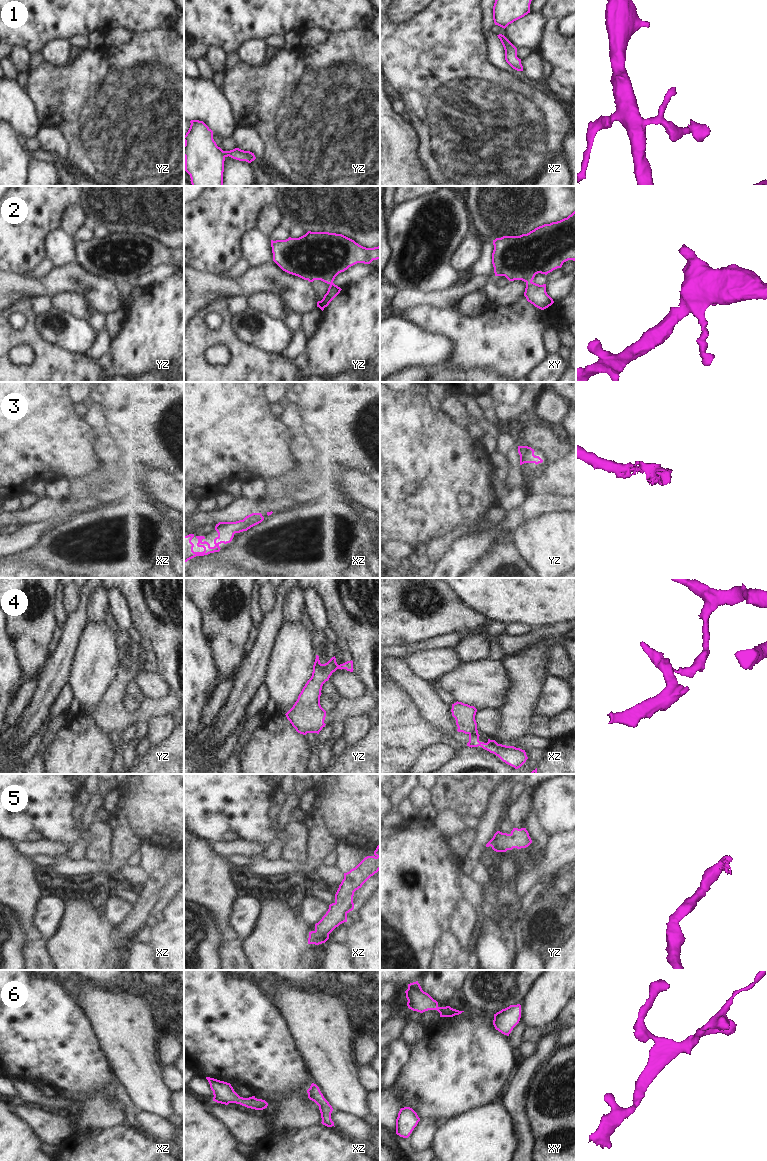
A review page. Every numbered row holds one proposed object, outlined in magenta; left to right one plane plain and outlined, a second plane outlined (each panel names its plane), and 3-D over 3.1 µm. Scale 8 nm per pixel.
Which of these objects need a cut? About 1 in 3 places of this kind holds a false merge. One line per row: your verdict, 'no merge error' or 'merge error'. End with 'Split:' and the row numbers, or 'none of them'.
1: no merge error
2: merge error
3: no merge error
4: merge error
5: no merge error
6: no merge error
Split: 2, 4

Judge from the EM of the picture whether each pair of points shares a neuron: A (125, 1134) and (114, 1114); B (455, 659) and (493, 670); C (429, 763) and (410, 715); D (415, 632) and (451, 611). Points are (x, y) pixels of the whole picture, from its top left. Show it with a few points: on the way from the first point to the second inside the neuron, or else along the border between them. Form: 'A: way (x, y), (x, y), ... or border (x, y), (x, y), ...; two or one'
A: border (124, 1122), (97, 1129); two
B: border (463, 662), (443, 676); two
C: border (444, 739), (432, 744), (416, 763); two
D: way (424, 623), (442, 614); one

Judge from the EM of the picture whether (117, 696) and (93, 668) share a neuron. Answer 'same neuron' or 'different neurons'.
different neurons

